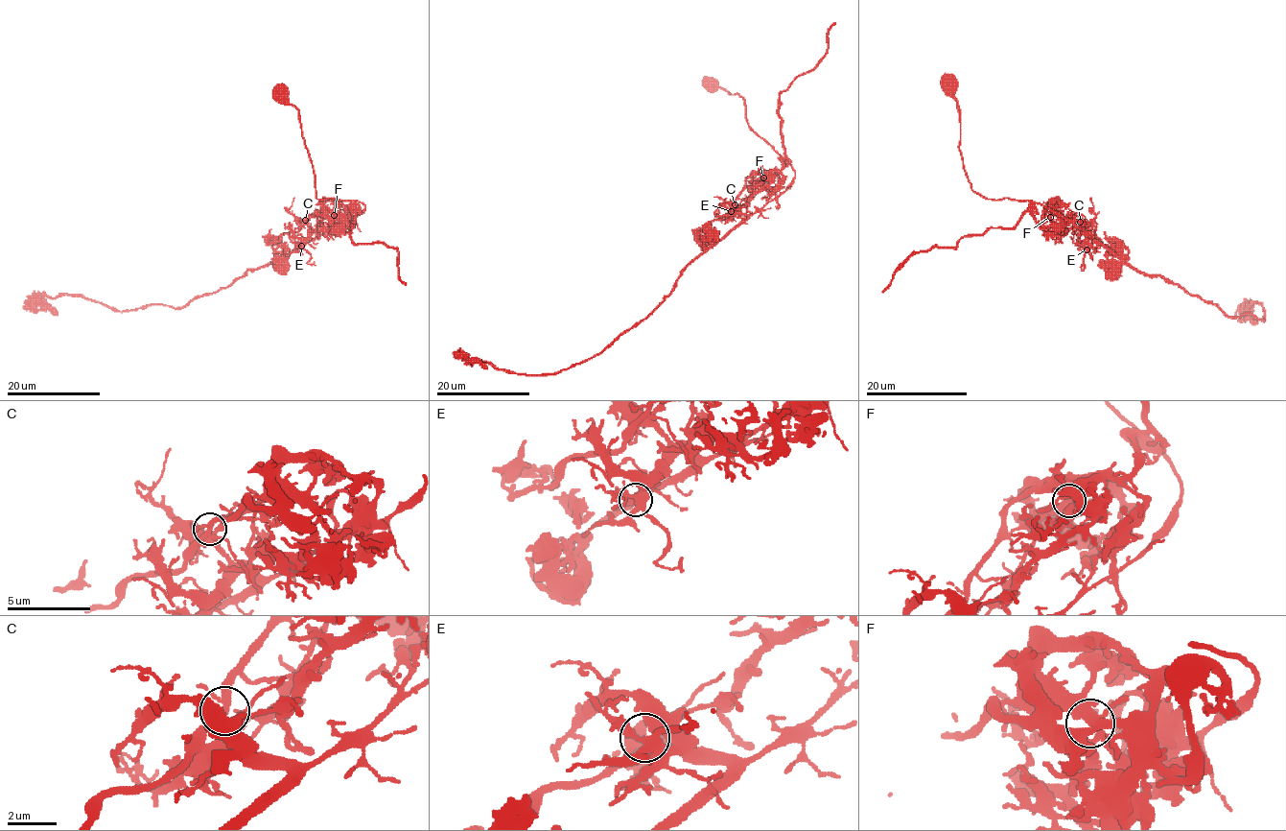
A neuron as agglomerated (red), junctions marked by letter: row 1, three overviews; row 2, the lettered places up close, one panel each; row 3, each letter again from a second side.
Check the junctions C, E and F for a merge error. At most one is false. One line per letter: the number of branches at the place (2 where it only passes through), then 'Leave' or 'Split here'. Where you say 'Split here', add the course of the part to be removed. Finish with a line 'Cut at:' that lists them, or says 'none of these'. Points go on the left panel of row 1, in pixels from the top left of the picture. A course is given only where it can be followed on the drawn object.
C: Branches: 5. Split here. Course of the part to remove: (305, 220), (333, 212), (351, 225), (354, 208), (349, 236), (356, 244), (394, 248), (398, 276), (406, 285)
E: Branches: 6. Leave
F: Branches: 5. Leave
Cut at: C

